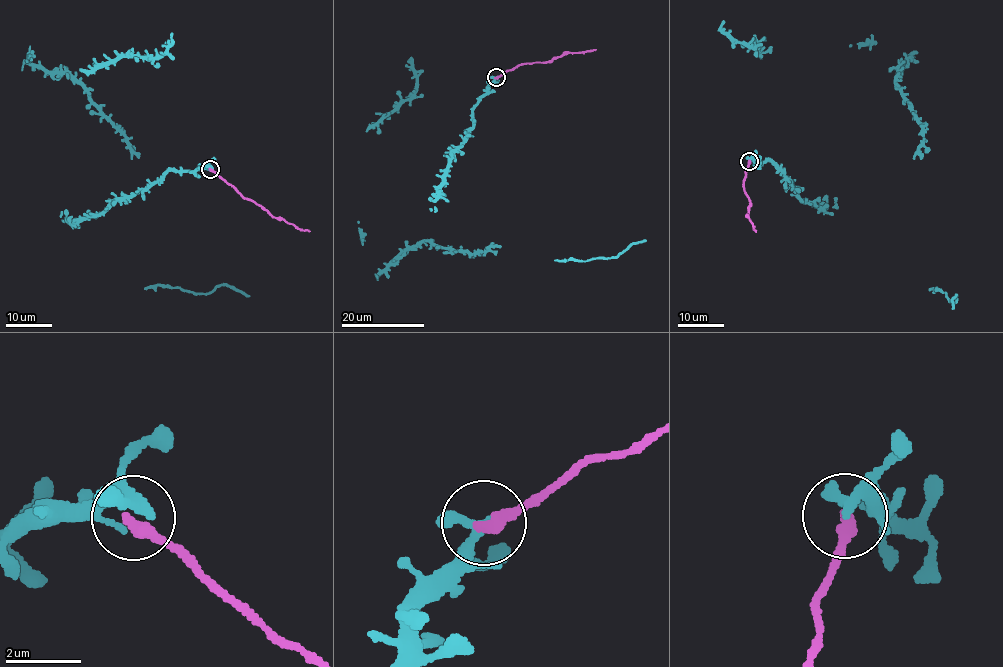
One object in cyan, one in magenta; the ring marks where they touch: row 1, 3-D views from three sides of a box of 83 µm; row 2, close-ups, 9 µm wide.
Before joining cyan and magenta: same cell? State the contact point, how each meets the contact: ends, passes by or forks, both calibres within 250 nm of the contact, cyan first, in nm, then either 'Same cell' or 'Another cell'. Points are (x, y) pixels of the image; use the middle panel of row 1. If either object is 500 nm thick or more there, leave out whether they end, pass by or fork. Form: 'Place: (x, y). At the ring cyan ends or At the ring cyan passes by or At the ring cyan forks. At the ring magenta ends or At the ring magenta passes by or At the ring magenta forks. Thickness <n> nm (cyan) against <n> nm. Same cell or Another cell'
Place: (496, 77). At the ring cyan forks. At the ring magenta ends. Thickness 220 nm (cyan) against 360 nm. Another cell

